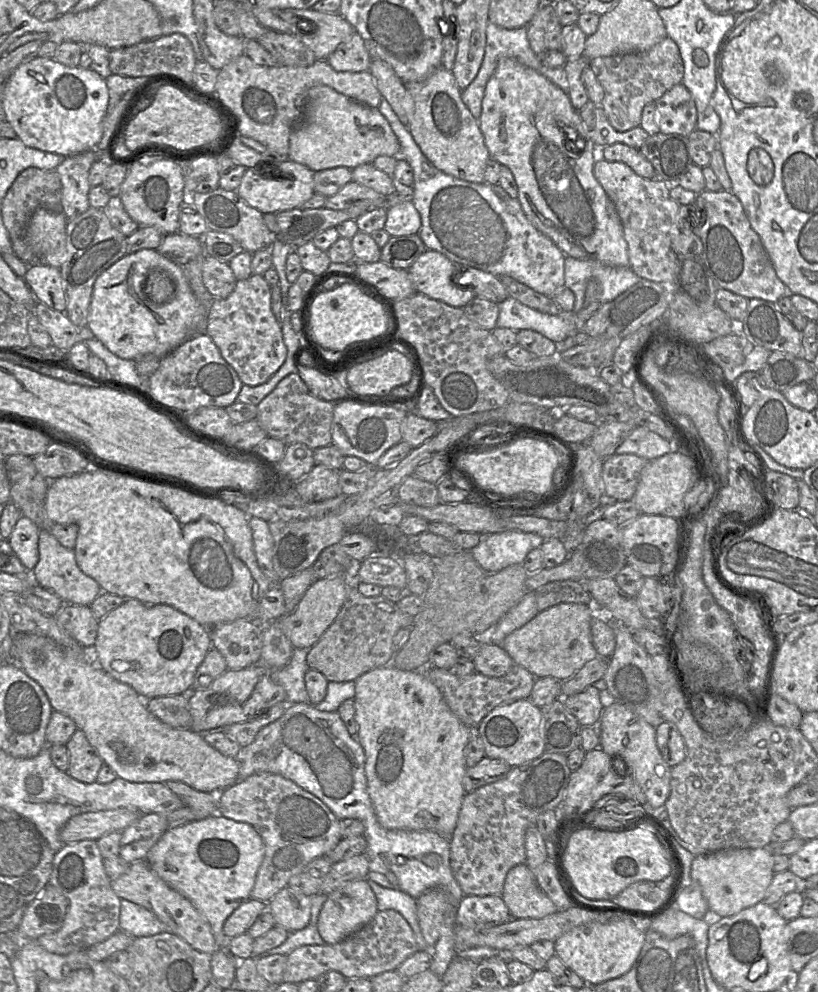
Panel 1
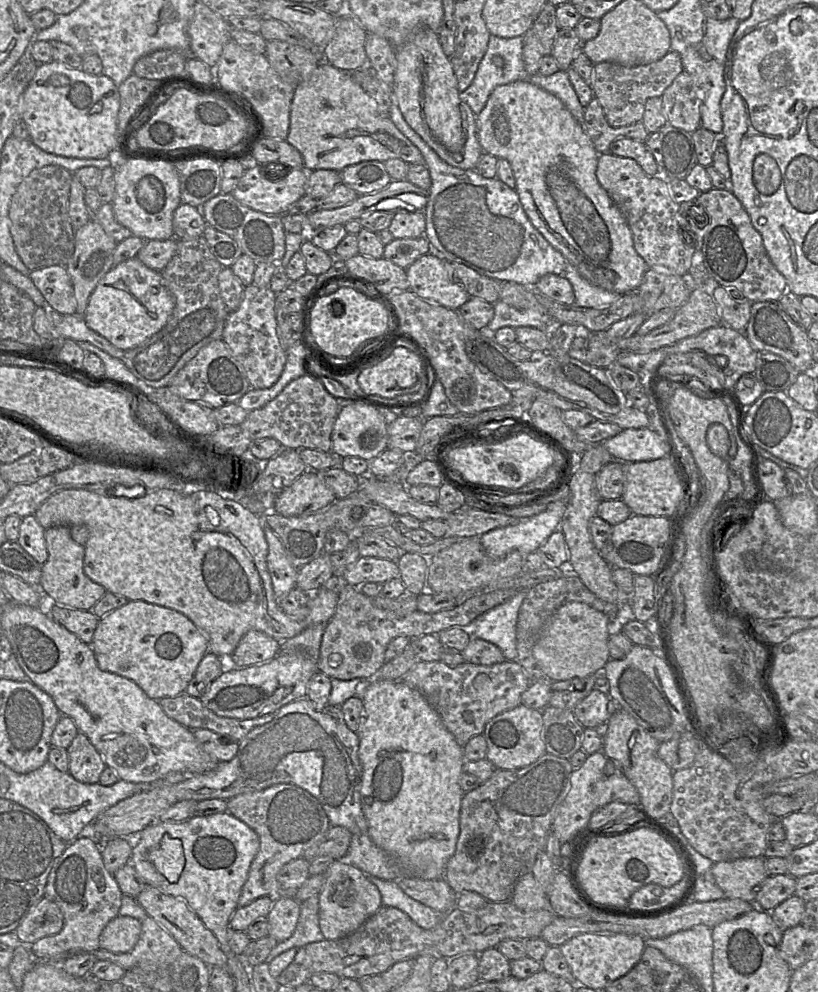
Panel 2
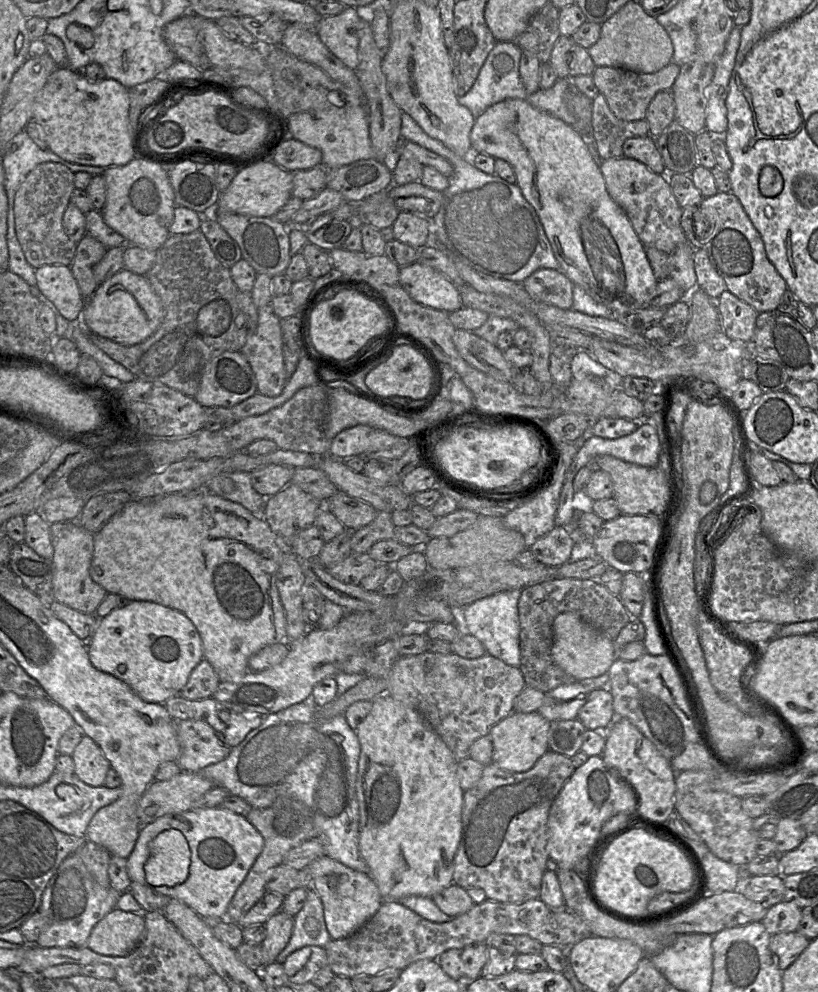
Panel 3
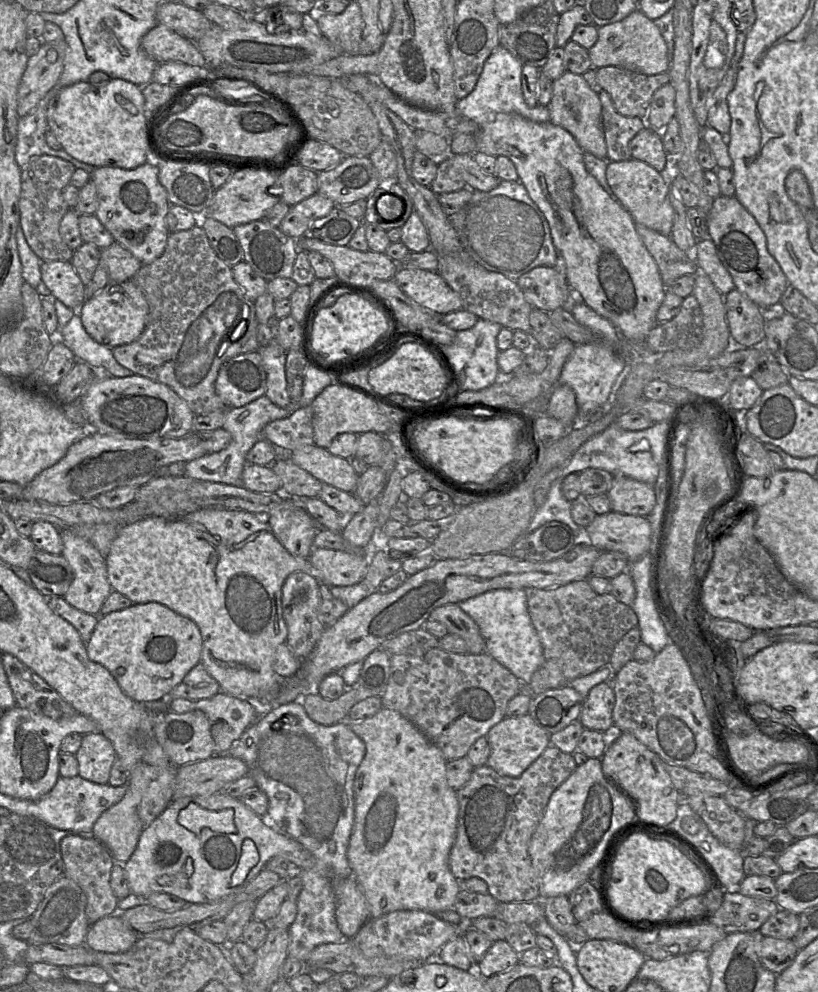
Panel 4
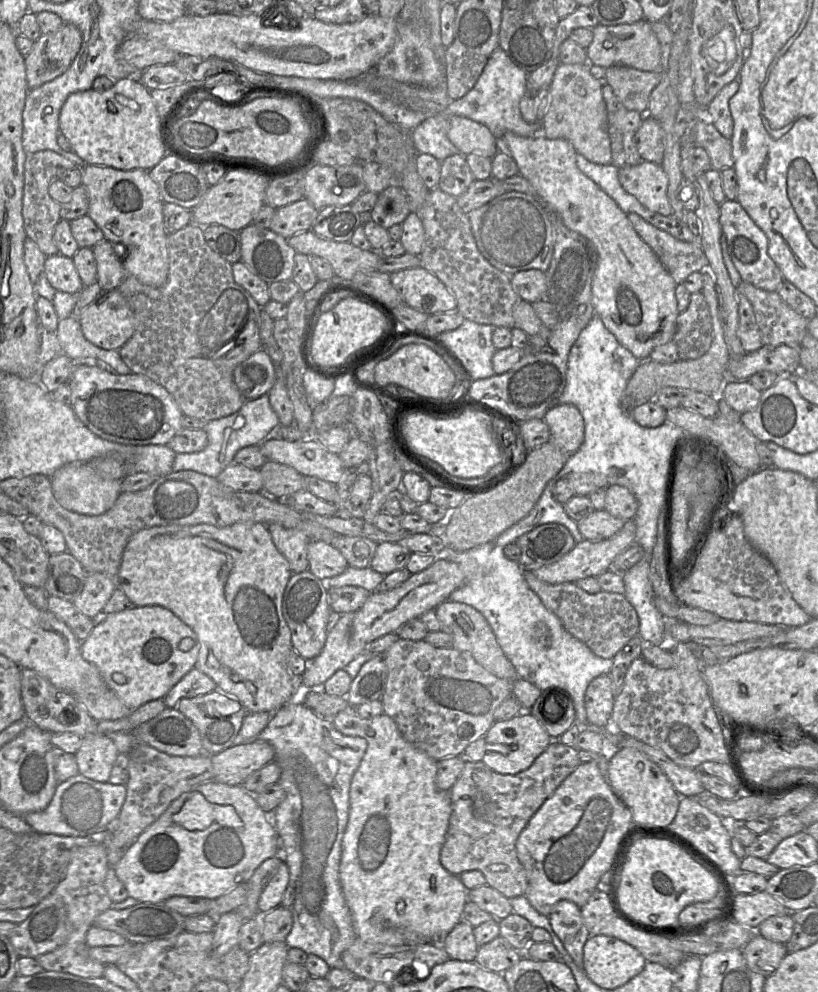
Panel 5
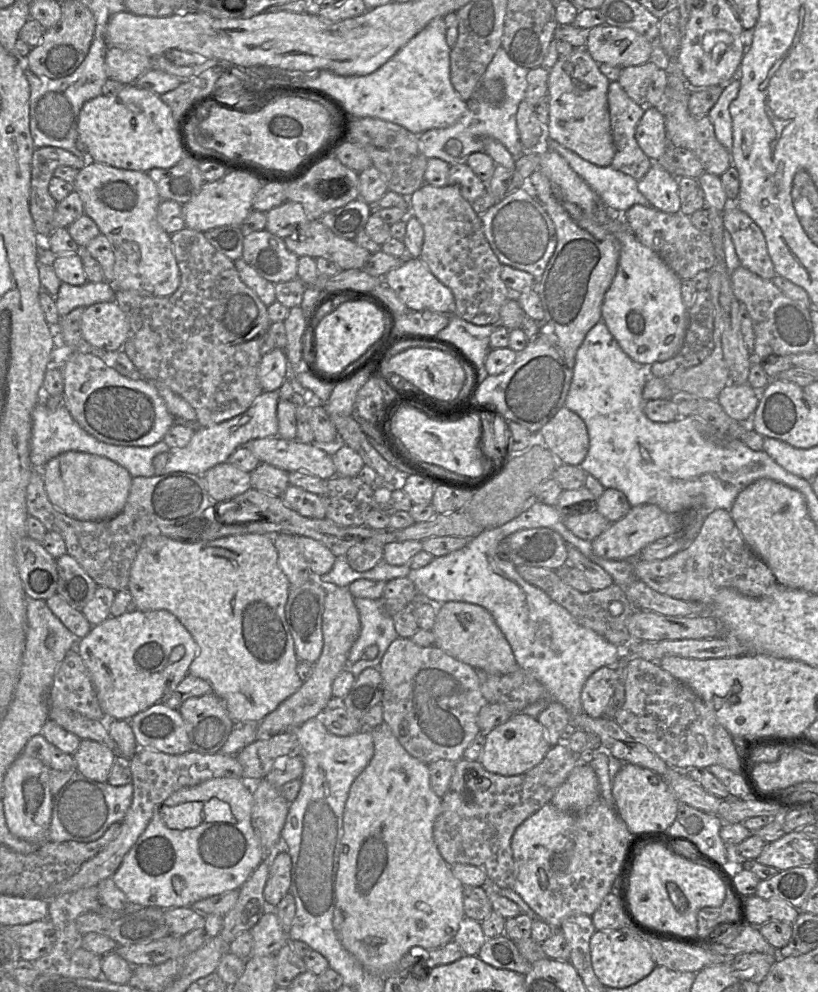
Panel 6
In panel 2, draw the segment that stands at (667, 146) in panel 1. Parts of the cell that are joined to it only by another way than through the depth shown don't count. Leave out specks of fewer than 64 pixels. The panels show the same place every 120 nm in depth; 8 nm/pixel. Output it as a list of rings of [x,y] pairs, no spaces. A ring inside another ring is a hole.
[[[666,124],[658,131],[649,133],[644,143],[657,163],[659,175],[666,180],[684,180],[698,163],[692,135],[685,130]]]

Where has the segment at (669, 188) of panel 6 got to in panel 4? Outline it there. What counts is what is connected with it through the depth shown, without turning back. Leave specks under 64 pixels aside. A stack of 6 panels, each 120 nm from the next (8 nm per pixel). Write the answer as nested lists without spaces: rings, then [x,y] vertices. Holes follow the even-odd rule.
[[[631,158],[609,161],[606,178],[614,197],[629,211],[637,224],[671,237],[674,212],[668,197],[669,174],[665,173],[658,172],[641,160]]]

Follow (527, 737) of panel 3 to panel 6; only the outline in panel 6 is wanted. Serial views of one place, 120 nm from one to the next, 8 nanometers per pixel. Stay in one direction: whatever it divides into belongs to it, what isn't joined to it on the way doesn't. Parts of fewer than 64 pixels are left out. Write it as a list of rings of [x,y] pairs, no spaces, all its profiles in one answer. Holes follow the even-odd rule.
[[[514,713],[505,723],[485,734],[485,745],[479,761],[489,772],[504,776],[522,774],[539,764],[551,747],[546,731],[537,718]]]

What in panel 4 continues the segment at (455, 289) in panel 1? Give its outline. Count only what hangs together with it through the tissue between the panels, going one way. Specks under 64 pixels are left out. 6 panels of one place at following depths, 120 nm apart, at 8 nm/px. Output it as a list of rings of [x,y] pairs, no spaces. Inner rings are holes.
[[[399,268],[394,281],[411,299],[438,315],[462,309],[462,300],[437,271]]]

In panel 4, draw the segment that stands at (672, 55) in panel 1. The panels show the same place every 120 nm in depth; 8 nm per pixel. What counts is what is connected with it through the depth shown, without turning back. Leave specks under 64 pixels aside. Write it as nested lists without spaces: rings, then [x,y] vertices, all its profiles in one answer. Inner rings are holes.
[[[616,66],[601,67],[596,73],[616,110],[626,117],[646,118],[655,91],[670,81],[666,72],[644,75]]]

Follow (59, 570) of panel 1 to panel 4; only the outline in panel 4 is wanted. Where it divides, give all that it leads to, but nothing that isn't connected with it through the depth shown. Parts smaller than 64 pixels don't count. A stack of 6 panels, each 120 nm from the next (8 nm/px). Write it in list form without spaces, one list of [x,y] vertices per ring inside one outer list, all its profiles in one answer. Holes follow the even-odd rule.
[[[61,529],[61,538],[63,543],[62,556],[66,558],[73,571],[73,580],[63,596],[64,600],[78,610],[100,615],[101,606],[112,591],[105,558],[92,543],[79,536],[74,529]]]

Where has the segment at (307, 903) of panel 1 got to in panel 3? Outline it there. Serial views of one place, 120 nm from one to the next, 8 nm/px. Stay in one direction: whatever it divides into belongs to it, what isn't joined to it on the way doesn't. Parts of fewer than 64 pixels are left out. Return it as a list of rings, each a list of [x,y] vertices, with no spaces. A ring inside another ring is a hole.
[[[282,909],[265,923],[266,938],[261,943],[263,968],[274,963],[279,953],[287,946],[292,936],[293,927],[294,917]]]

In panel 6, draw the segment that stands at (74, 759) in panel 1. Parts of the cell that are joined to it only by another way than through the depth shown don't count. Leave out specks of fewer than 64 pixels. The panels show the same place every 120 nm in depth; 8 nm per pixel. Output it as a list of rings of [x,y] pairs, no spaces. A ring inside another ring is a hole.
[[[81,739],[73,754],[78,772],[96,782],[108,782],[117,753],[93,740]]]

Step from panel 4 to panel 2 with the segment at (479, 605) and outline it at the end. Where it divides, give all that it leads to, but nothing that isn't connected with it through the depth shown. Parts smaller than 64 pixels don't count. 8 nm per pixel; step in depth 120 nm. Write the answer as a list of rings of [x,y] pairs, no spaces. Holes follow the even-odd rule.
[[[520,590],[512,598],[488,610],[469,627],[474,637],[499,647],[507,661],[514,661],[517,657],[516,625],[526,591]]]

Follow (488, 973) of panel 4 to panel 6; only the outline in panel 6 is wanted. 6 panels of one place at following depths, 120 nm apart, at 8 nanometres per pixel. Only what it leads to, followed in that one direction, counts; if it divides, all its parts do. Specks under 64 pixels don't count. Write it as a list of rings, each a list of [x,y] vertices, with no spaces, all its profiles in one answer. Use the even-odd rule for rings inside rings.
[[[505,935],[487,939],[477,956],[484,963],[497,969],[506,969],[522,975],[528,974],[531,970],[532,964]]]

